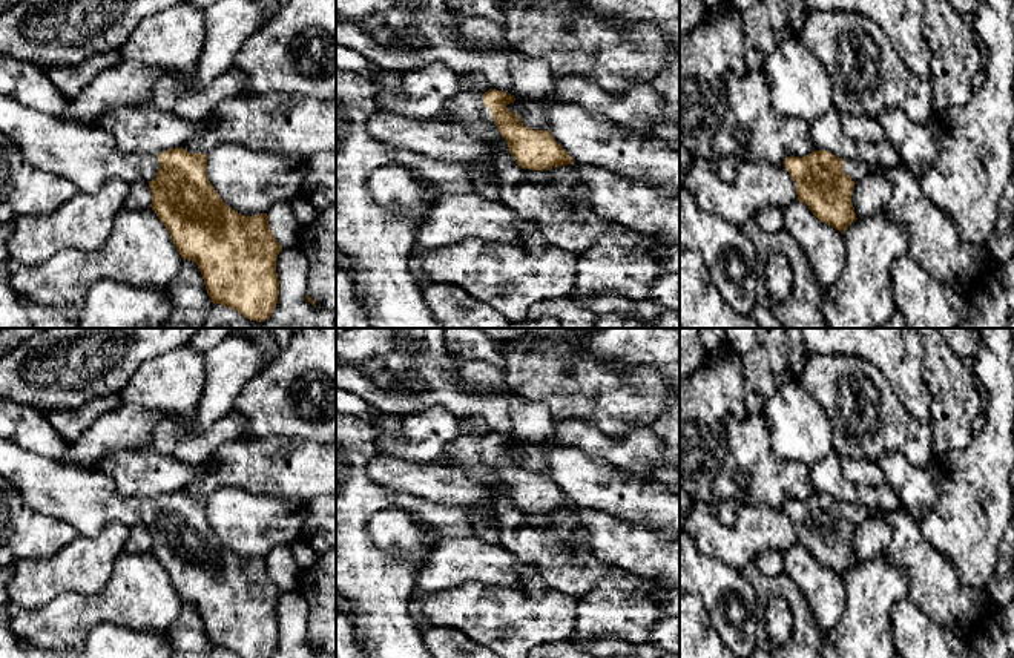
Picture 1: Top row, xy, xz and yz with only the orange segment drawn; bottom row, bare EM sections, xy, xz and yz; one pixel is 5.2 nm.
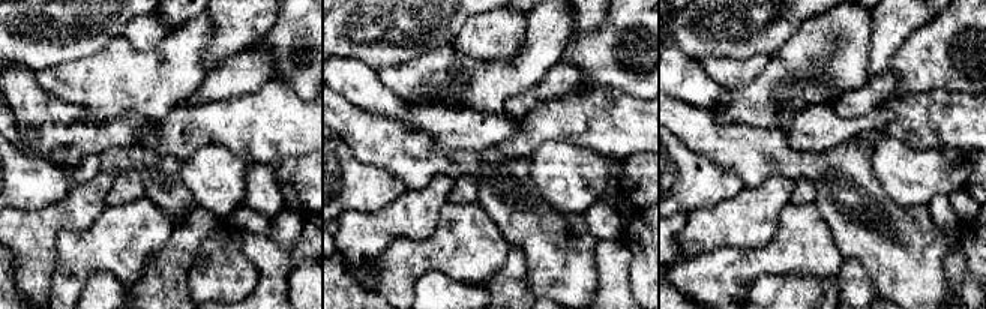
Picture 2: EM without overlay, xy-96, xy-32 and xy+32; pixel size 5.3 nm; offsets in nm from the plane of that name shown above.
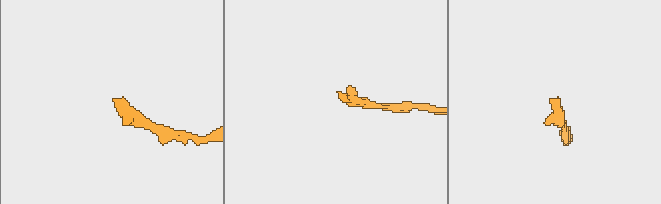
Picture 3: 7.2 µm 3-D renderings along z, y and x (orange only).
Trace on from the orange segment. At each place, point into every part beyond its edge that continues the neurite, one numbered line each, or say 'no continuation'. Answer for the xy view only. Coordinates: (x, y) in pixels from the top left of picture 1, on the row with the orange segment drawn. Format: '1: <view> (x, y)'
1: xy (88, 157)

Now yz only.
1: yz (850, 167)

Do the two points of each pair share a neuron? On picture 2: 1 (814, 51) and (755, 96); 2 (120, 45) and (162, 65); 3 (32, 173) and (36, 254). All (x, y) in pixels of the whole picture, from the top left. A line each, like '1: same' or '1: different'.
1: same
2: same
3: different

